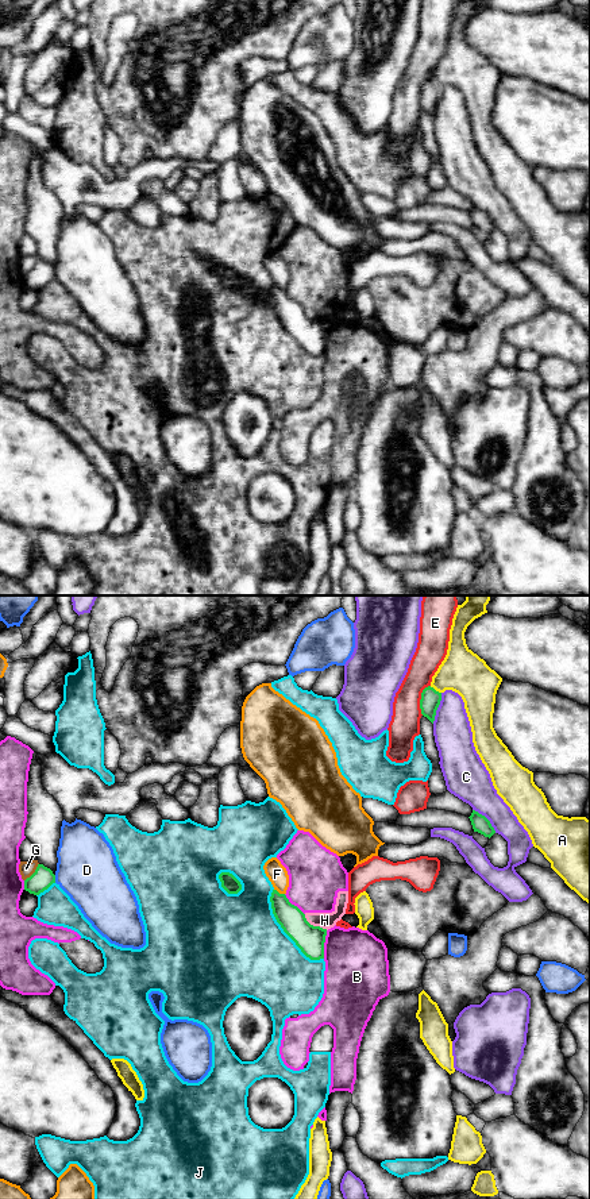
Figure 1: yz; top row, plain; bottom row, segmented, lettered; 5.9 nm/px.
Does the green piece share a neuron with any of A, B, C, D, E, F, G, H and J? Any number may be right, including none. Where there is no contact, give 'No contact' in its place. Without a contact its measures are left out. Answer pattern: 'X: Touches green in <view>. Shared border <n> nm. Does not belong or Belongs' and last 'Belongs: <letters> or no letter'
A: Touches green in yz. Shared border 80 nm. Does not belong
B: Touches green in yz. Shared border 170 nm. Does not belong
C: Touches green in yz. Shared border 190 nm. Does not belong
D: Touches green in yz. Shared border 50 nm. Does not belong
E: Touches green in yz. Shared border 190 nm. Does not belong
F: Touches green in yz. Shared border 70 nm. Does not belong
G: Touches green in yz. Shared border 140 nm. Does not belong
H: Touches green in yz. Shared border 170 nm. Does not belong
J: Touches green in yz. Shared border 500 nm. Does not belong
Belongs: no letter

